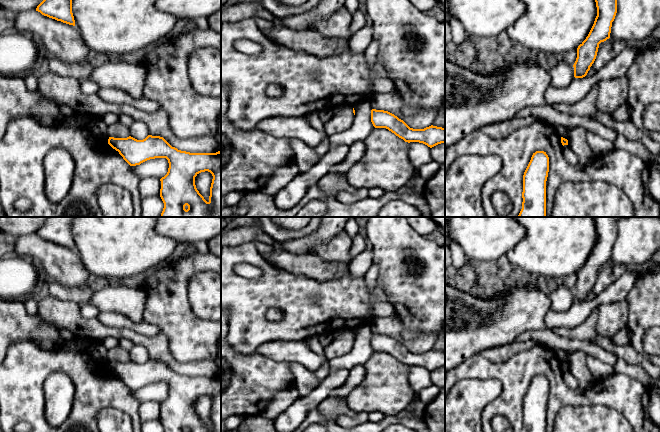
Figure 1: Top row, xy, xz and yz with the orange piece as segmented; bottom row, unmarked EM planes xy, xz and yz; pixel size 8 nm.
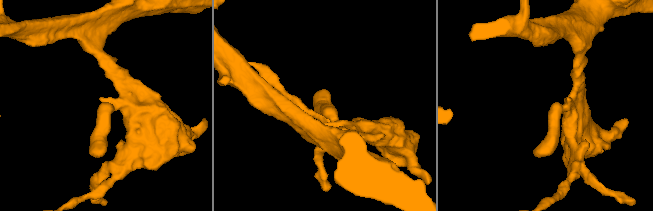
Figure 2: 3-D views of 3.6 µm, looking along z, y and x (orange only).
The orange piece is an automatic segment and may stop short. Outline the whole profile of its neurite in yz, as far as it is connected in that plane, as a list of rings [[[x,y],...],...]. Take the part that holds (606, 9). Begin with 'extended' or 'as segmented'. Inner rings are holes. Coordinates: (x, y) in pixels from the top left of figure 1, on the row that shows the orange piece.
as segmented | [[[595,0],[597,16],[586,39],[577,48],[573,65],[574,77],[583,78],[594,63],[599,44],[610,38],[612,22],[617,13],[617,0]]]

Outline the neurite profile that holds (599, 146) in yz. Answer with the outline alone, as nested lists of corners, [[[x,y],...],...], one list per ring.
[[[588,132],[586,138],[594,155],[600,156],[614,149],[613,142],[600,137],[597,134]]]

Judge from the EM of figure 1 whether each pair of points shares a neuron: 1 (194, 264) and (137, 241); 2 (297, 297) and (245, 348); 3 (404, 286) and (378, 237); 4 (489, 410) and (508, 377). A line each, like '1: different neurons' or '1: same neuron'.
1: different neurons
2: same neuron
3: same neuron
4: same neuron

